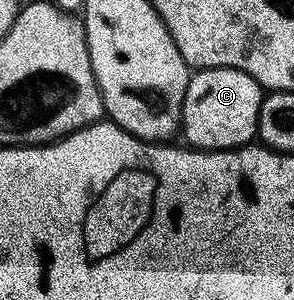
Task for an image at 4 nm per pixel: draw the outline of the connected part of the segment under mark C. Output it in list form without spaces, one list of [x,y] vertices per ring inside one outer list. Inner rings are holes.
[[[226,66],[214,70],[198,70],[187,84],[187,92],[181,105],[180,133],[185,133],[184,141],[190,147],[199,150],[235,150],[239,146],[248,146],[257,138],[262,97],[261,85],[251,76],[247,76],[247,72]]]

